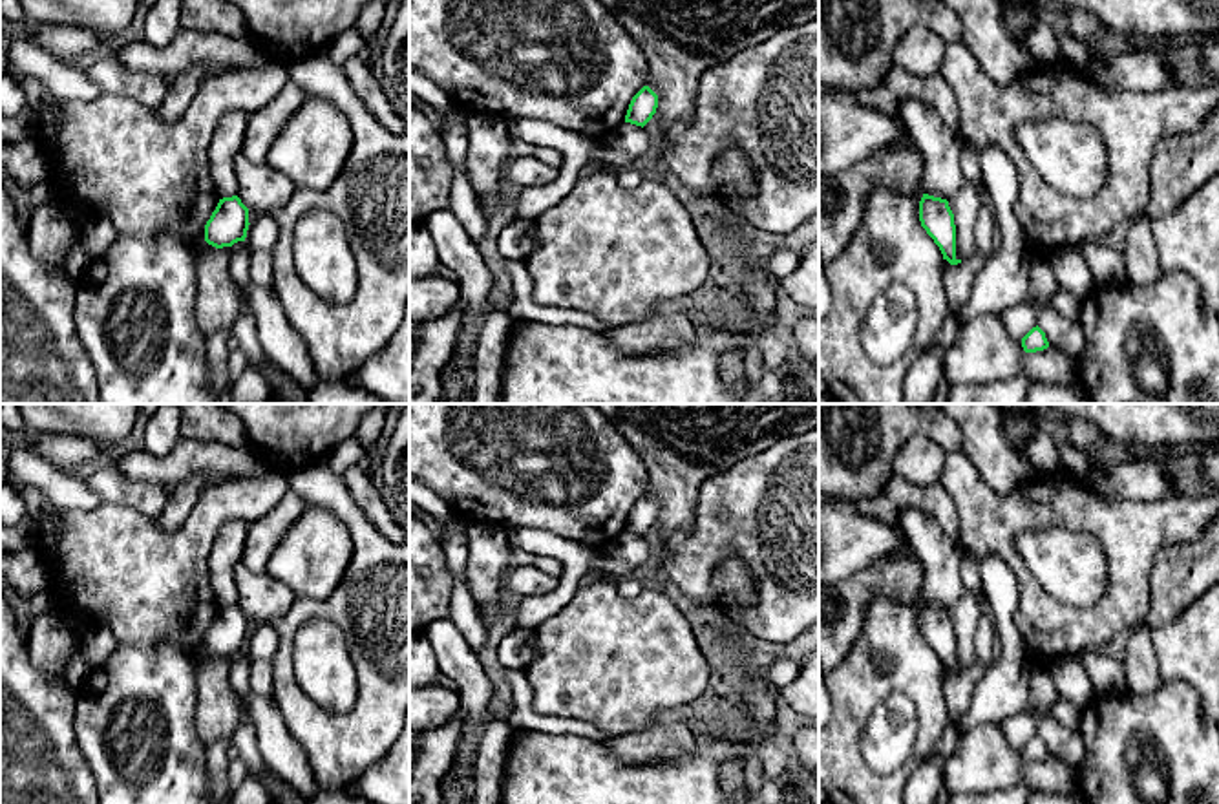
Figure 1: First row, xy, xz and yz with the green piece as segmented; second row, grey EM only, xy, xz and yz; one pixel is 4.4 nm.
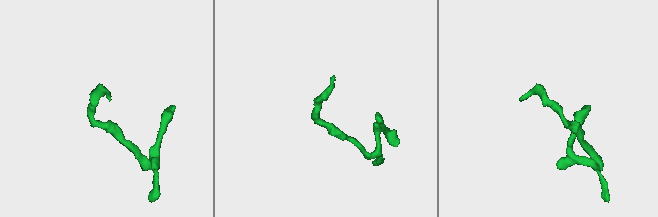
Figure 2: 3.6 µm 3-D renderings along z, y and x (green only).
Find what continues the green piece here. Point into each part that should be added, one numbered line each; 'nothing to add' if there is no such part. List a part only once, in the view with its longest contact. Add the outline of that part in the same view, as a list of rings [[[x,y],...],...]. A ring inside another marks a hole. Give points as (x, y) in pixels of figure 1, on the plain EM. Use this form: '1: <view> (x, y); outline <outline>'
nothing to add

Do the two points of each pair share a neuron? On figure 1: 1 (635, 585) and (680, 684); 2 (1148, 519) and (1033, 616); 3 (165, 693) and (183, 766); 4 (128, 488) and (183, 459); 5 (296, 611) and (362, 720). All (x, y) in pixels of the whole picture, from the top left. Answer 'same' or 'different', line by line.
1: different
2: same
3: same
4: different
5: same

